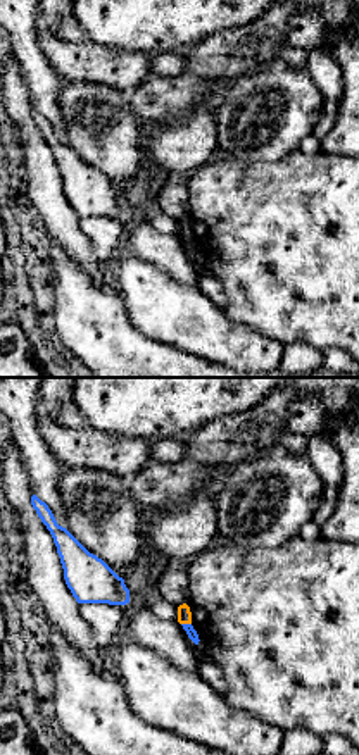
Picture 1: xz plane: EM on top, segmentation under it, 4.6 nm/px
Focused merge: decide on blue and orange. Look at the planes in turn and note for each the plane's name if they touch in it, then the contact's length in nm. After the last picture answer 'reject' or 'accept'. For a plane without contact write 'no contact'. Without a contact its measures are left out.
meets blue in xz; contact 50 nm long

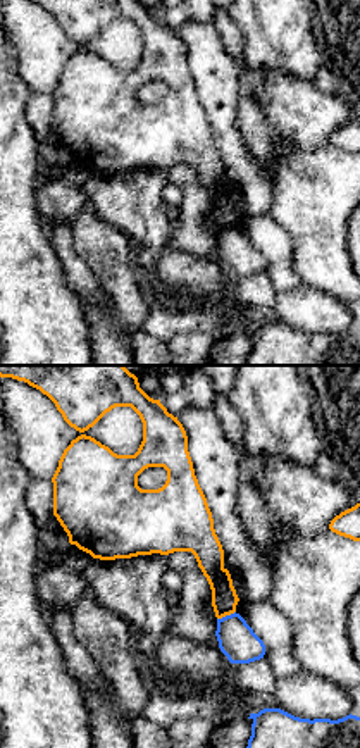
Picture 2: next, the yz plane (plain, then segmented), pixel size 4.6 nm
meets blue in yz; contact 100 nm long

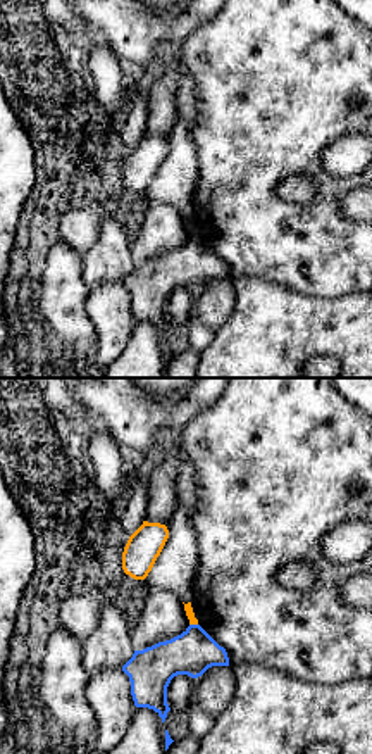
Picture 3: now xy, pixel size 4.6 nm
meets blue in xy; contact 40 nm long

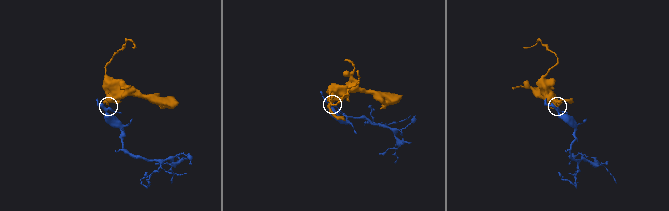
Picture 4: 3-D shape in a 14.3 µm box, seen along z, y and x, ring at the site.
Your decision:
reject

